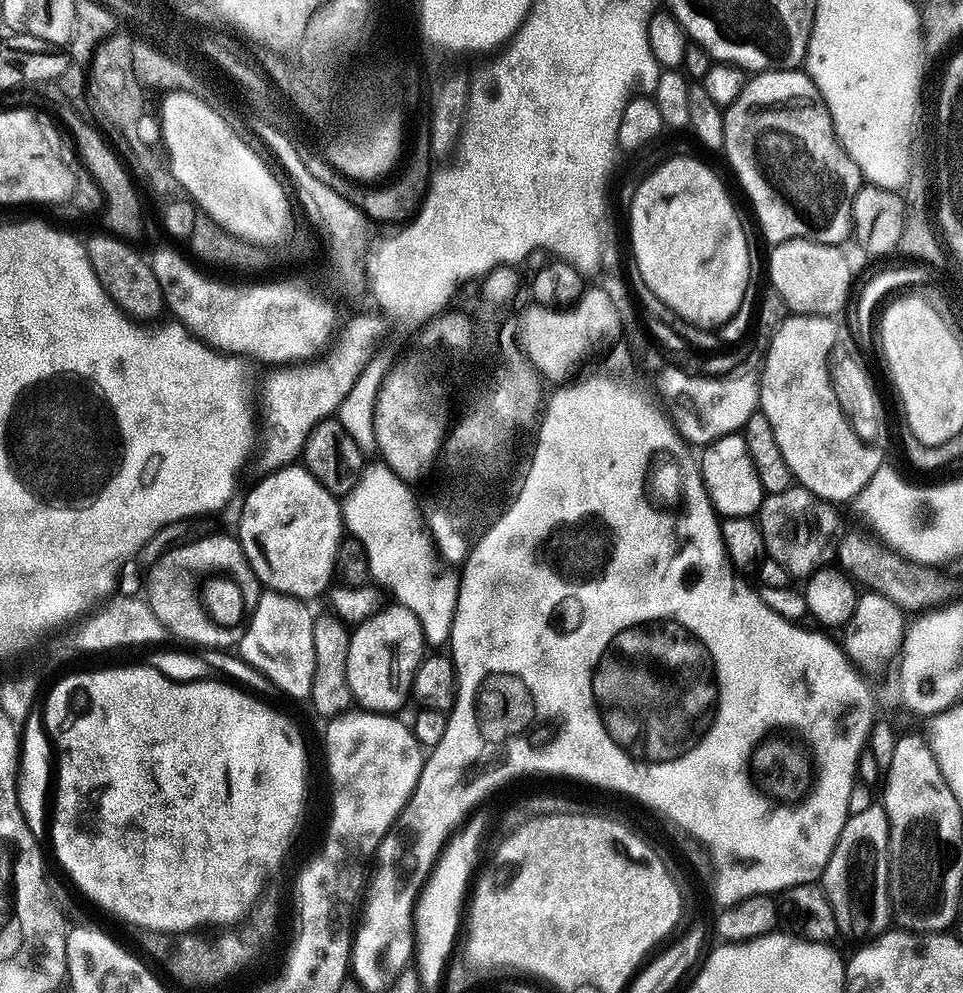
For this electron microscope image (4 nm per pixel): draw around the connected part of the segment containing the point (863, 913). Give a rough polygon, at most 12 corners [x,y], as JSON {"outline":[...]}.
{"outline":[[849,815],[822,887],[841,937],[889,931],[888,815]]}

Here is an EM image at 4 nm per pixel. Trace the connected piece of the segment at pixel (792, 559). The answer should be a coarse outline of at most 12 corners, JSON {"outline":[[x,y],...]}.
{"outline":[[769,492],[758,523],[767,559],[807,578],[838,556],[829,501]]}

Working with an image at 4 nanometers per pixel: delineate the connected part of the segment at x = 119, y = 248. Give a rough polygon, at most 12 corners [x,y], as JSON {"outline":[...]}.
{"outline":[[119,236],[87,237],[108,297],[137,322],[165,311],[154,270]]}

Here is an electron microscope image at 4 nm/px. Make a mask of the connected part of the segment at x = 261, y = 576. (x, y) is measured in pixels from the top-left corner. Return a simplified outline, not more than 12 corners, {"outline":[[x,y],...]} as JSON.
{"outline":[[303,466],[264,475],[240,548],[265,589],[329,591],[341,501]]}

